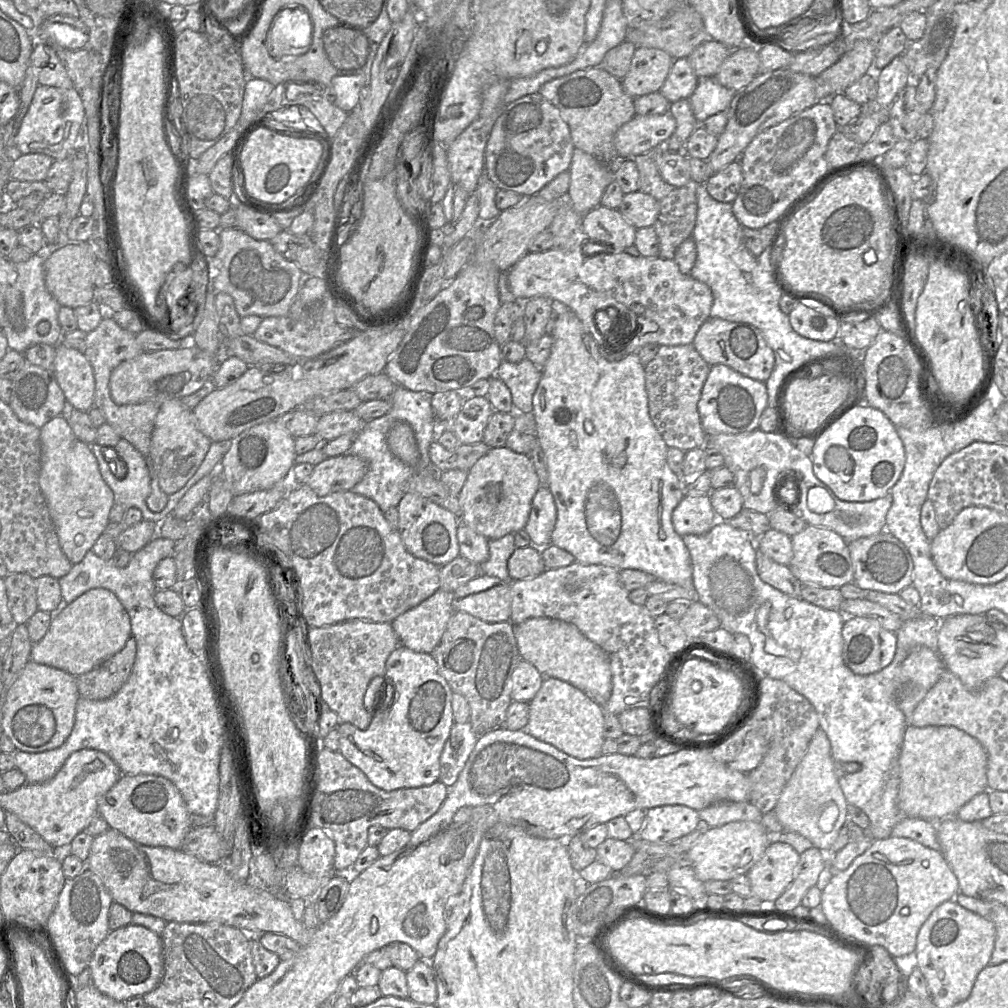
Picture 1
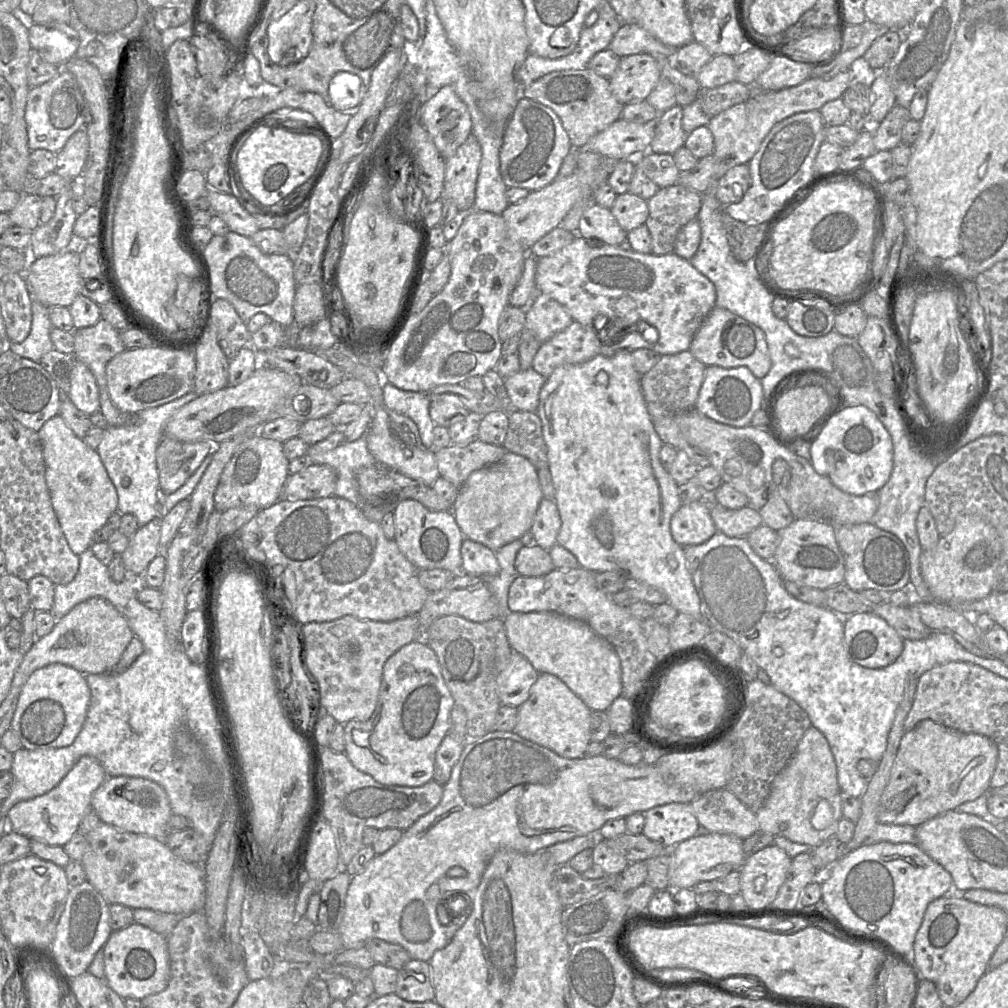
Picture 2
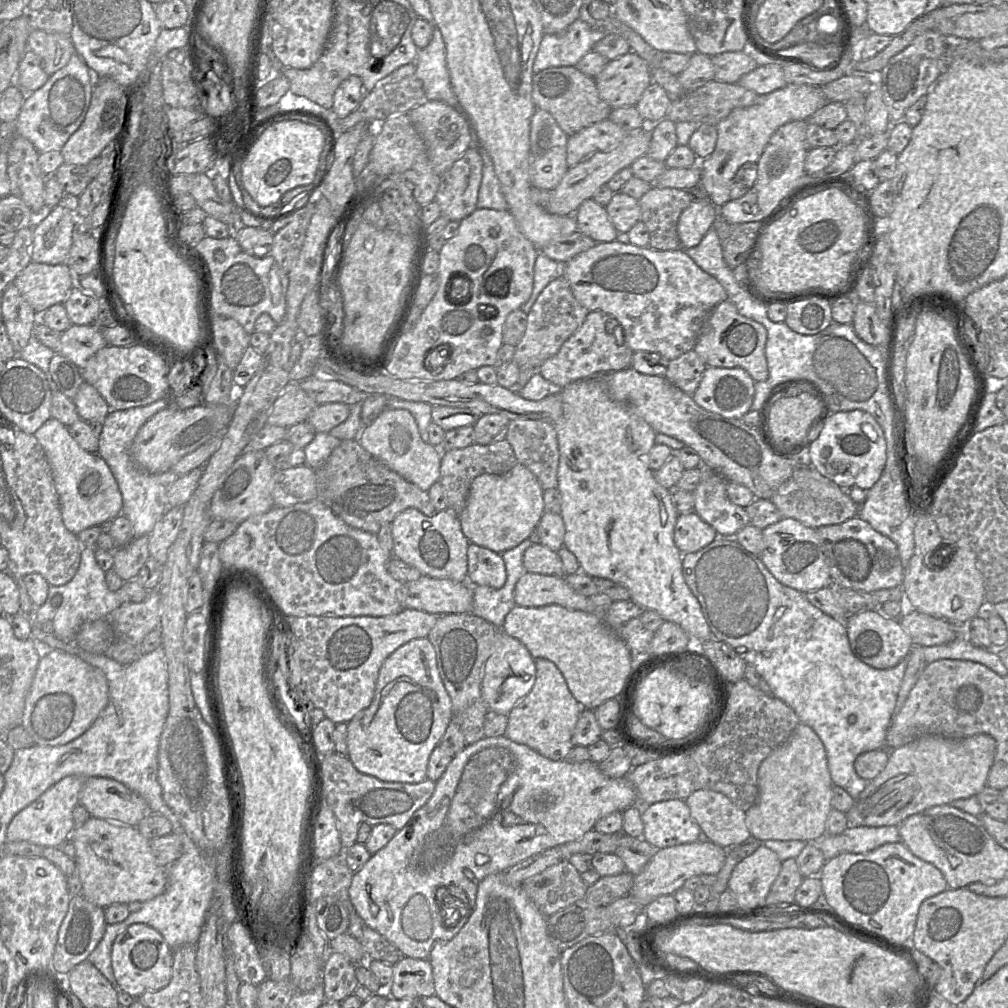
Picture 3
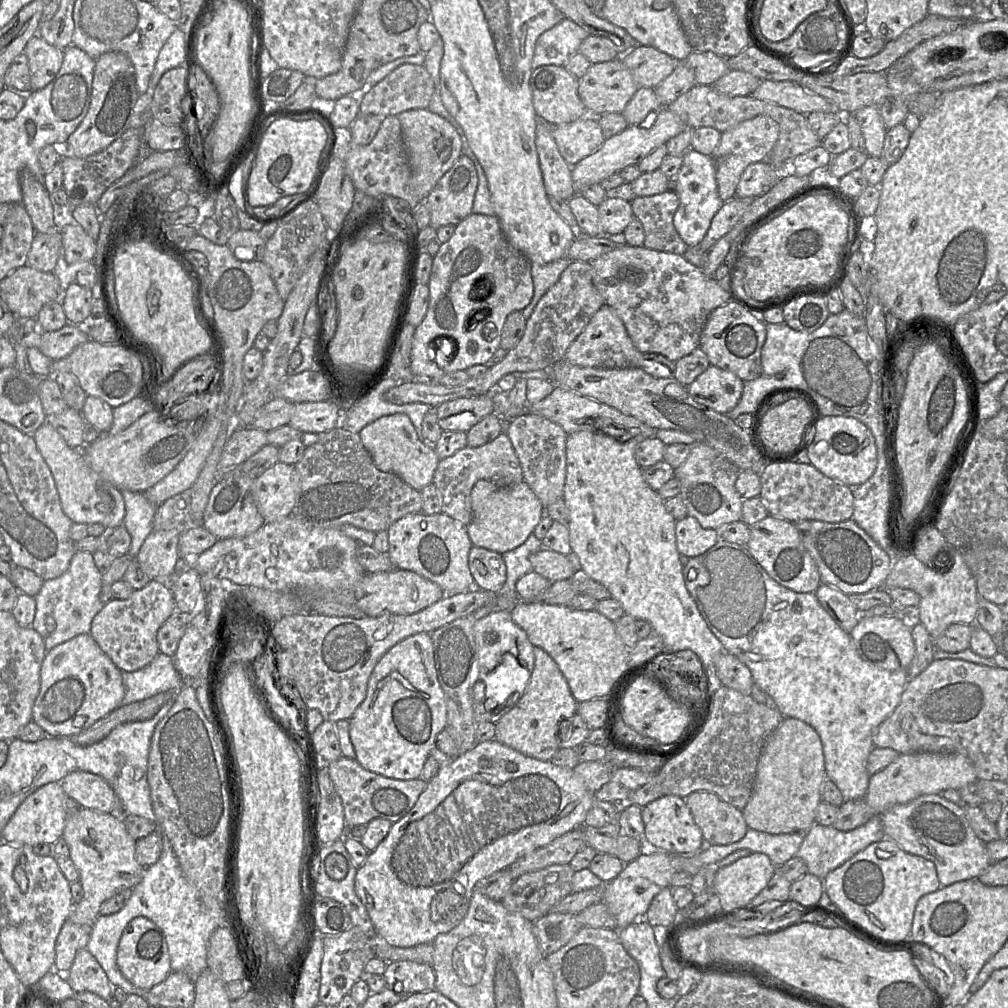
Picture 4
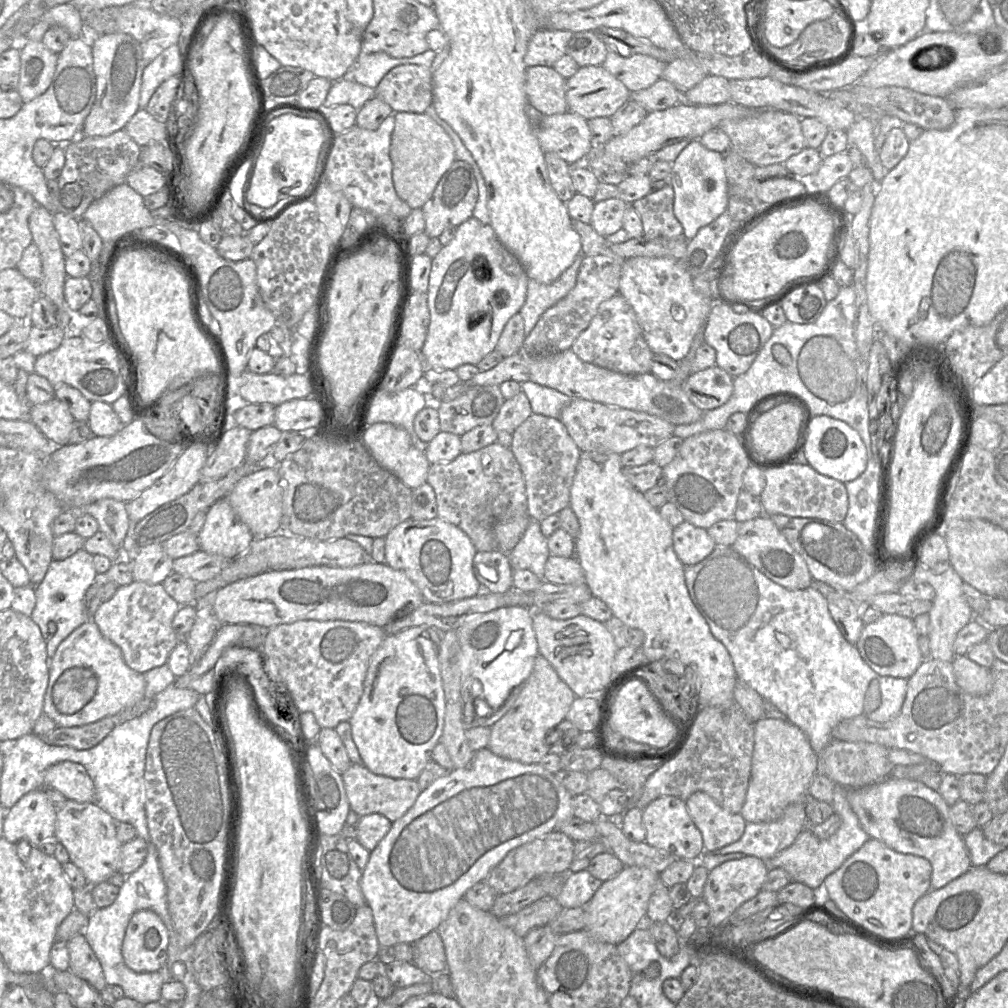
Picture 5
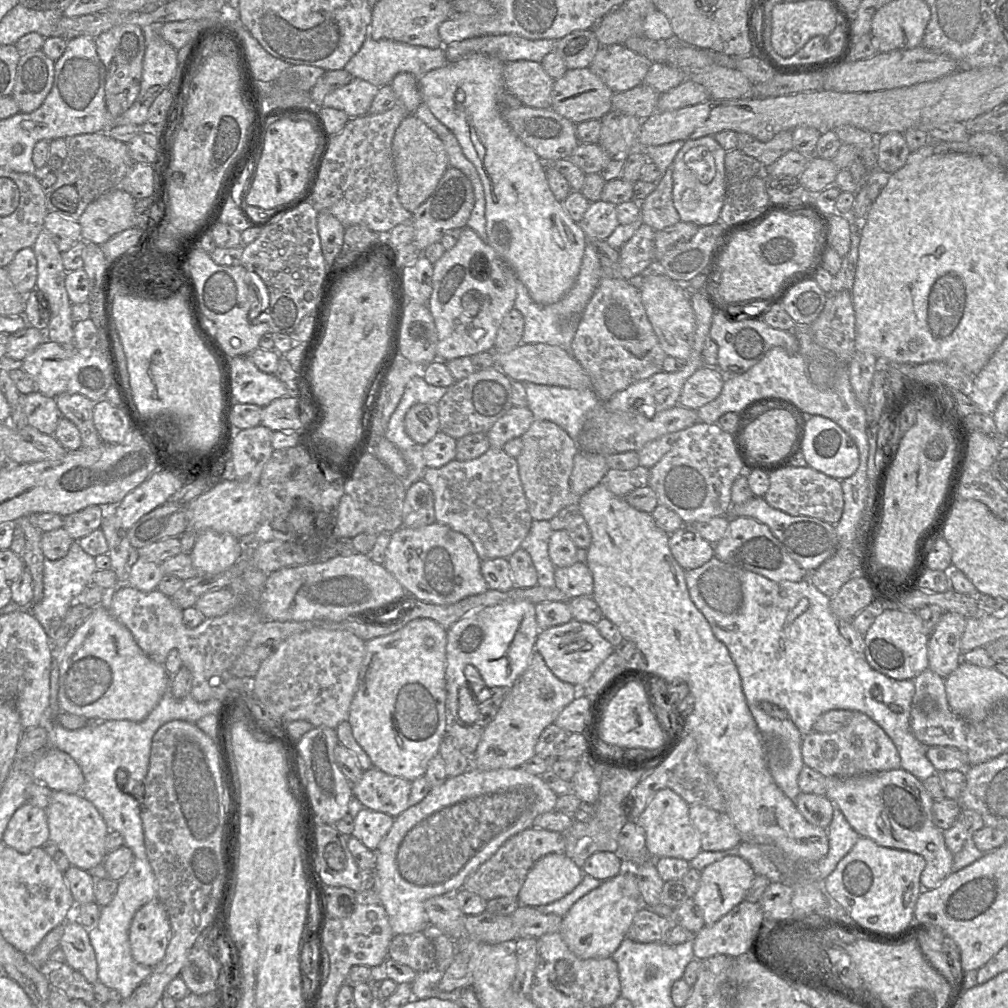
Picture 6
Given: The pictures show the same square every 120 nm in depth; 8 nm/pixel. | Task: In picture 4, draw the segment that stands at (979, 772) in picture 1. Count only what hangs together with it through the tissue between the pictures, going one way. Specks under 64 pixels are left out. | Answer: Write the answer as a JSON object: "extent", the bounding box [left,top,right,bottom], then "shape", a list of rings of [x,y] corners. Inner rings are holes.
{"extent":[832,753,978,831],"shape":[[[955,753],[899,754],[883,770],[871,775],[865,796],[850,800],[839,806],[839,811],[832,826],[840,831],[853,830],[871,818],[880,816],[895,805],[908,803],[920,796],[940,794],[944,790],[960,788],[974,784],[978,780],[973,763],[964,755]]]}

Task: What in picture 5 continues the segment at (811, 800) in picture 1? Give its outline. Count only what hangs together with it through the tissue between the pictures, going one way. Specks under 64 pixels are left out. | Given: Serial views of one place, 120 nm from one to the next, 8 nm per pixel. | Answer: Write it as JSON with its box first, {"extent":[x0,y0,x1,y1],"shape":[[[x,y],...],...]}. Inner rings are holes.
{"extent":[740,718,817,823],"shape":[[[761,718],[754,722],[750,779],[740,815],[751,823],[778,819],[790,804],[805,801],[816,773],[817,754],[805,733],[788,720]]]}

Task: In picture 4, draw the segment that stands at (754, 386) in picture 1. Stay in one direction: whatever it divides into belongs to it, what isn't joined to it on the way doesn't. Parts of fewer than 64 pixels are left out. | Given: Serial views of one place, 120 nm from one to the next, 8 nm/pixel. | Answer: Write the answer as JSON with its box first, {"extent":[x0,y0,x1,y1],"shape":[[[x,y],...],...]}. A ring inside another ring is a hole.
{"extent":[686,365,744,414],"shape":[[[710,365],[686,387],[696,402],[726,414],[738,404],[744,381],[733,372]]]}

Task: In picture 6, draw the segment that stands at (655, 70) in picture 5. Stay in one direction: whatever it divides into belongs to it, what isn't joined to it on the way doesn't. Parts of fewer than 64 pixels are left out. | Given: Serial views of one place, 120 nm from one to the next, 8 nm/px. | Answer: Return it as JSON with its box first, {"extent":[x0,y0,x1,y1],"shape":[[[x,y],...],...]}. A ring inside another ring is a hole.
{"extent":[589,44,652,93],"shape":[[[623,44],[601,46],[589,69],[615,93],[643,84],[652,62]]]}

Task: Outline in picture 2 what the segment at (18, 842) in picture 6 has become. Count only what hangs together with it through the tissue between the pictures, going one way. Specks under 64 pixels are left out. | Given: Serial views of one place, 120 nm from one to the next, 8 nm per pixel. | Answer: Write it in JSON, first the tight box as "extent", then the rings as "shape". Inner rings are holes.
{"extent":[7,756,106,847],"shape":[[[82,756],[49,792],[15,804],[7,814],[8,829],[30,840],[63,847],[78,832],[81,820],[91,808],[93,793],[106,778],[103,767],[95,757]]]}

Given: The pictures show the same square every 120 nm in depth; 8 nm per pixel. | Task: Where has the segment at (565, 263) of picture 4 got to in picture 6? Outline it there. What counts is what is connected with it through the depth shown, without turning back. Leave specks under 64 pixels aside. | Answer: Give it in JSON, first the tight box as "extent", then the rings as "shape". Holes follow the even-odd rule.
{"extent":[514,244,601,353],"shape":[[[587,244],[583,253],[581,267],[572,288],[558,302],[548,305],[538,304],[531,299],[521,282],[517,283],[517,294],[514,308],[524,318],[524,331],[521,344],[544,343],[558,346],[568,353],[578,328],[581,316],[601,280],[601,263],[591,244]]]}

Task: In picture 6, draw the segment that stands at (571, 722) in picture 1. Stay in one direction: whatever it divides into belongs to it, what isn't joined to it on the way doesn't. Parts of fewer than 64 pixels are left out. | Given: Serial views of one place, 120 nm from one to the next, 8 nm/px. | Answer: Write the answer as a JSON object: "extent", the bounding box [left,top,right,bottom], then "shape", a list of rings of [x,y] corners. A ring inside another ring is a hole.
{"extent":[471,651,578,770],"shape":[[[534,651],[526,671],[506,692],[494,719],[482,729],[482,736],[471,756],[471,766],[479,770],[519,768],[535,754],[542,732],[554,724],[562,710],[578,696],[578,687],[559,680]]]}

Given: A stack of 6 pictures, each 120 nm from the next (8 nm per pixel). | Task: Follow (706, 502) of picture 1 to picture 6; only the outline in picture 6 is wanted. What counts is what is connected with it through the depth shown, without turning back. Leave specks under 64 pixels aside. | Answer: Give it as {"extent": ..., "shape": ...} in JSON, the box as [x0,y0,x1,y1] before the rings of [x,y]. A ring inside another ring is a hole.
{"extent":[669,524,714,570],"shape":[[[686,524],[669,535],[669,547],[673,557],[684,570],[698,568],[714,557],[714,544]]]}

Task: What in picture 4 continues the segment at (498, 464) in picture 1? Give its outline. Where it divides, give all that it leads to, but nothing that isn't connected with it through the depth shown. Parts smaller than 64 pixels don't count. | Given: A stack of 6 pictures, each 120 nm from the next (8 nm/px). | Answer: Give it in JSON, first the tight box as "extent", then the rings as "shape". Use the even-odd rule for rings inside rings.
{"extent":[466,480,545,554],"shape":[[[479,480],[471,490],[472,520],[466,527],[471,543],[499,554],[522,545],[545,515],[545,508],[526,482],[498,486]]]}

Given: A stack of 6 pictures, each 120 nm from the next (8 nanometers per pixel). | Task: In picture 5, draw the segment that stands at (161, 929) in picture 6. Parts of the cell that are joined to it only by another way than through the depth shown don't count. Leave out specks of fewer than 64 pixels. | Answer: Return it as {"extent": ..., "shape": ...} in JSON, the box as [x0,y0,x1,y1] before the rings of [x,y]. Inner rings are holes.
{"extent":[122,910,169,973],"shape":[[[152,910],[133,914],[124,936],[122,955],[125,964],[136,973],[159,971],[168,958],[169,933]]]}

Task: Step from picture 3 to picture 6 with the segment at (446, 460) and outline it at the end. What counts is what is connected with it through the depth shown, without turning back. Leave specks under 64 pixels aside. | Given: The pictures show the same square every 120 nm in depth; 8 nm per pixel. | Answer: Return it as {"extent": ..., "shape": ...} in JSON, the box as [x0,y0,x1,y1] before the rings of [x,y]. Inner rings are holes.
{"extent":[421,447,533,561],"shape":[[[490,447],[472,460],[454,459],[440,468],[426,468],[421,479],[433,492],[436,522],[465,535],[481,561],[507,559],[520,548],[533,519],[520,481],[517,461],[502,449]]]}

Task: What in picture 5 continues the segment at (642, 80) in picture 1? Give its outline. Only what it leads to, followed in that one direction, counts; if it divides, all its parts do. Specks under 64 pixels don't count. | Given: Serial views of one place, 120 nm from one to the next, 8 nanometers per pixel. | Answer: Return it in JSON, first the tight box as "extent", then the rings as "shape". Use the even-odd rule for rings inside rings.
{"extent":[565,65,630,120],"shape":[[[602,65],[580,67],[572,77],[566,79],[565,96],[568,111],[586,120],[612,116],[630,95],[627,87]]]}

